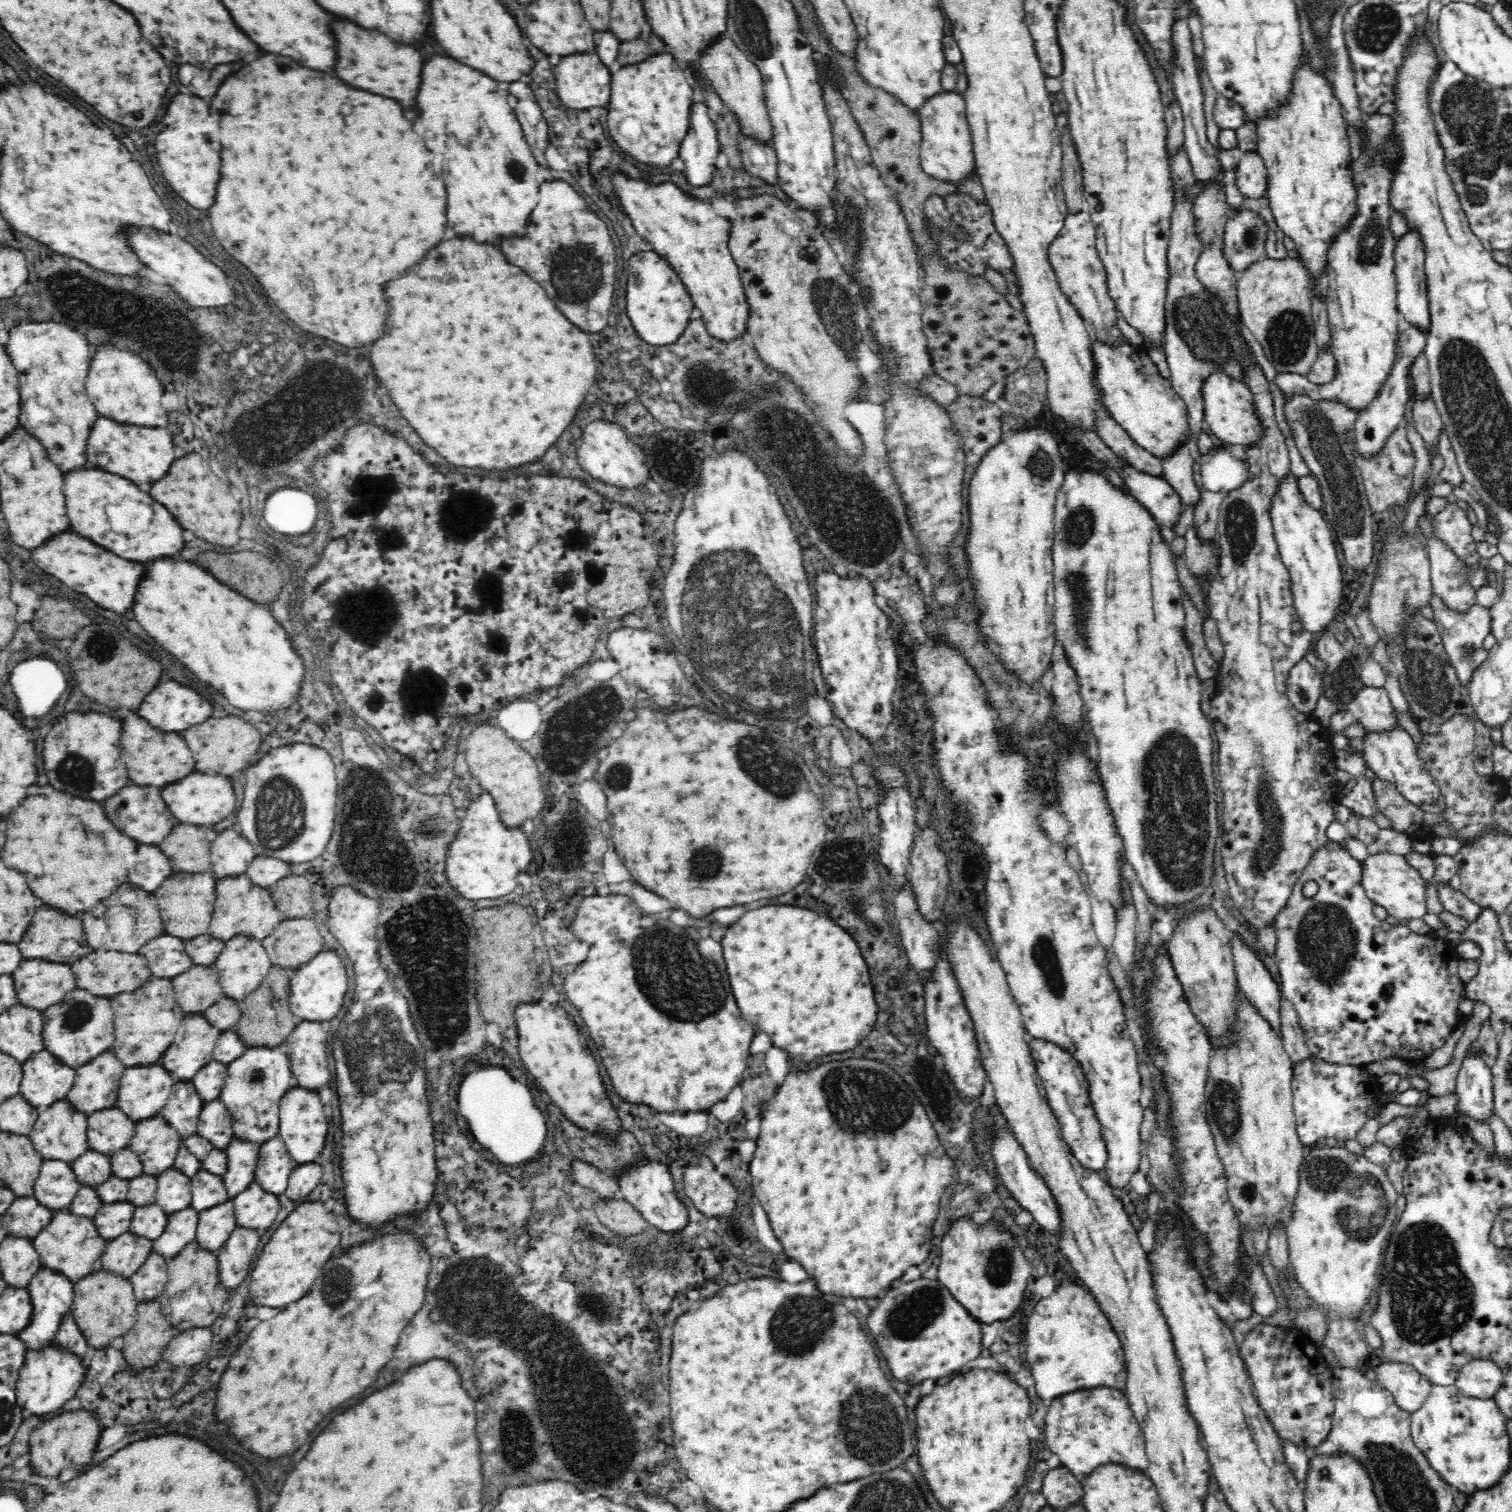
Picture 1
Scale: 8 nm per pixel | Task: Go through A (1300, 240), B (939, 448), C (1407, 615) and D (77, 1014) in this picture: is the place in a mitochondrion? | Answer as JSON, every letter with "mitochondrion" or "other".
{"A":"other","B":"other","C":"other","D":"mitochondrion"}

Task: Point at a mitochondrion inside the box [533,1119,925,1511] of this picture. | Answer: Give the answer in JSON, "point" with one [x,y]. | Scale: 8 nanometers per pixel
{"point":[868,1411]}

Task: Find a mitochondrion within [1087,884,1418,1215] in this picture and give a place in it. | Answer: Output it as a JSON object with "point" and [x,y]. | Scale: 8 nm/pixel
{"point":[1326,940]}

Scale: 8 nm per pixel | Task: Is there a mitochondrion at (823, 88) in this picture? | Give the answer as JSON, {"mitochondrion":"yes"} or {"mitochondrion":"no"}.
{"mitochondrion":"no"}

